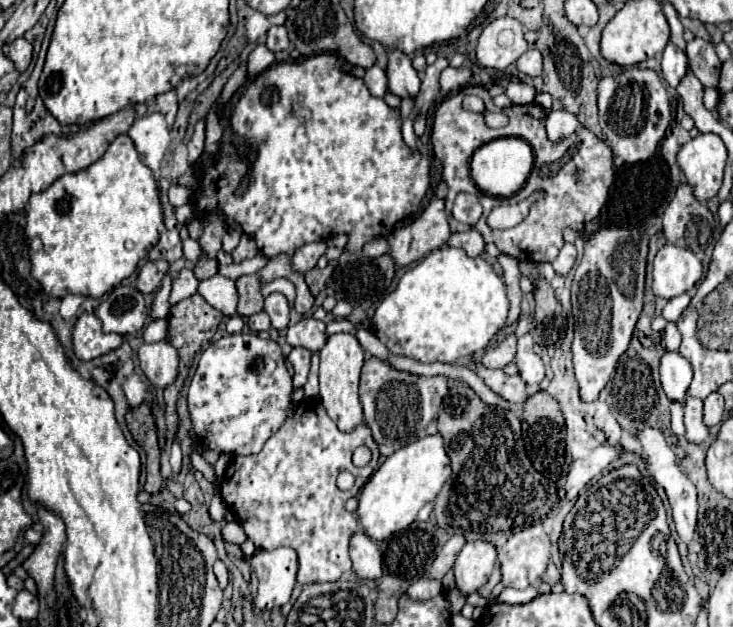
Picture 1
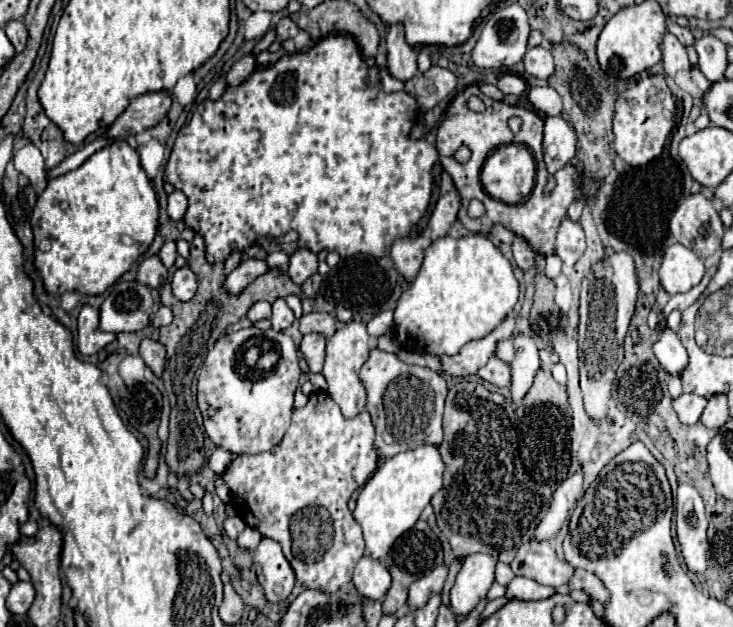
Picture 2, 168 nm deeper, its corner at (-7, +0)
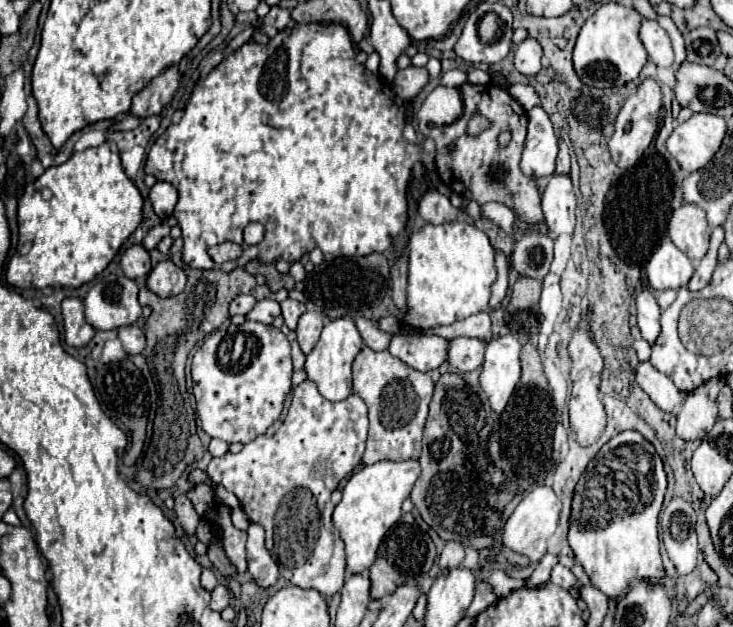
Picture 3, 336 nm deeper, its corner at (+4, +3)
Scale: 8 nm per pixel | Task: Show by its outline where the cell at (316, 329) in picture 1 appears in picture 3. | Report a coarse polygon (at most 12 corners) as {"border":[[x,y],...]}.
{"border":[[285,299],[281,303],[285,325],[297,327],[305,305]]}

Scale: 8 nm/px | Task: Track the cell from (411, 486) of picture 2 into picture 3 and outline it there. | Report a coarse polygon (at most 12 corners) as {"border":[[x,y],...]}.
{"border":[[379,461],[345,485],[333,525],[347,571],[363,573],[419,477]]}

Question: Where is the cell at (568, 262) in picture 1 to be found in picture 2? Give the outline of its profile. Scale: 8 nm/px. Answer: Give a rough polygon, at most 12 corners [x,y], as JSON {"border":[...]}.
{"border":[[566,218],[558,228],[556,254],[574,266],[586,250],[580,224]]}

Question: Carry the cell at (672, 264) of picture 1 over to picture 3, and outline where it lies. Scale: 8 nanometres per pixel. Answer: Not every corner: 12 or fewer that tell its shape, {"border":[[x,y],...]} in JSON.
{"border":[[665,237],[645,271],[653,289],[679,289],[693,261]]}

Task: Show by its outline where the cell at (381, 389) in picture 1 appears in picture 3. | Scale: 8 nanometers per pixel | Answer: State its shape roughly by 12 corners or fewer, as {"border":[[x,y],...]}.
{"border":[[363,347],[353,391],[369,407],[361,463],[417,459],[427,373]]}

